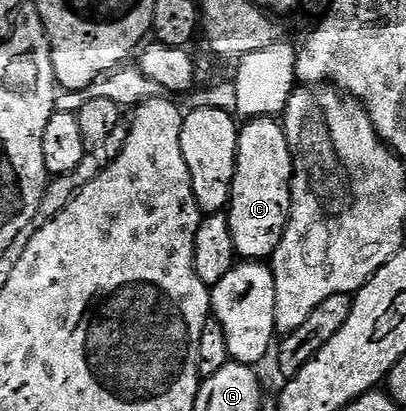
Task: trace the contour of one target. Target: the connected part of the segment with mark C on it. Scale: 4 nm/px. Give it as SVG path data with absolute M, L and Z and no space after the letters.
M278 119L248 120L240 127L231 203L226 213L236 257L263 262L275 255L291 216L291 179L295 172L287 135Z

